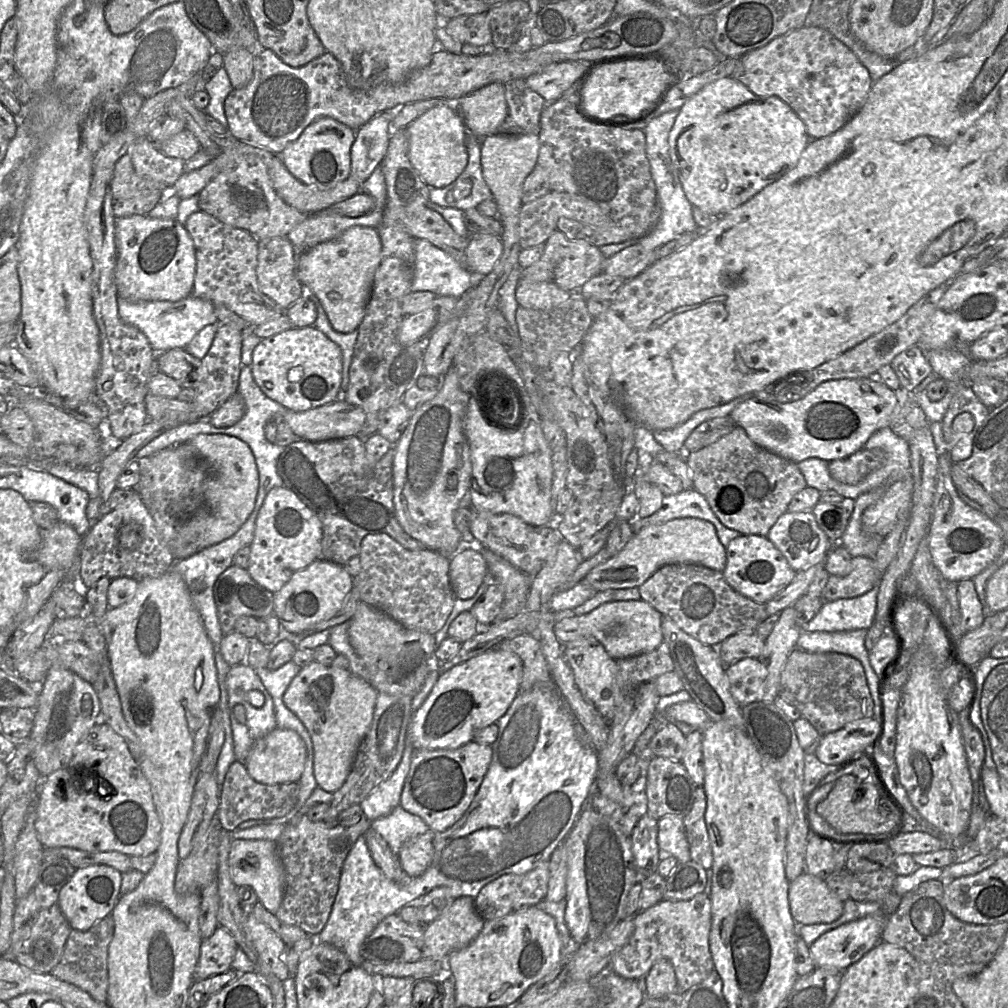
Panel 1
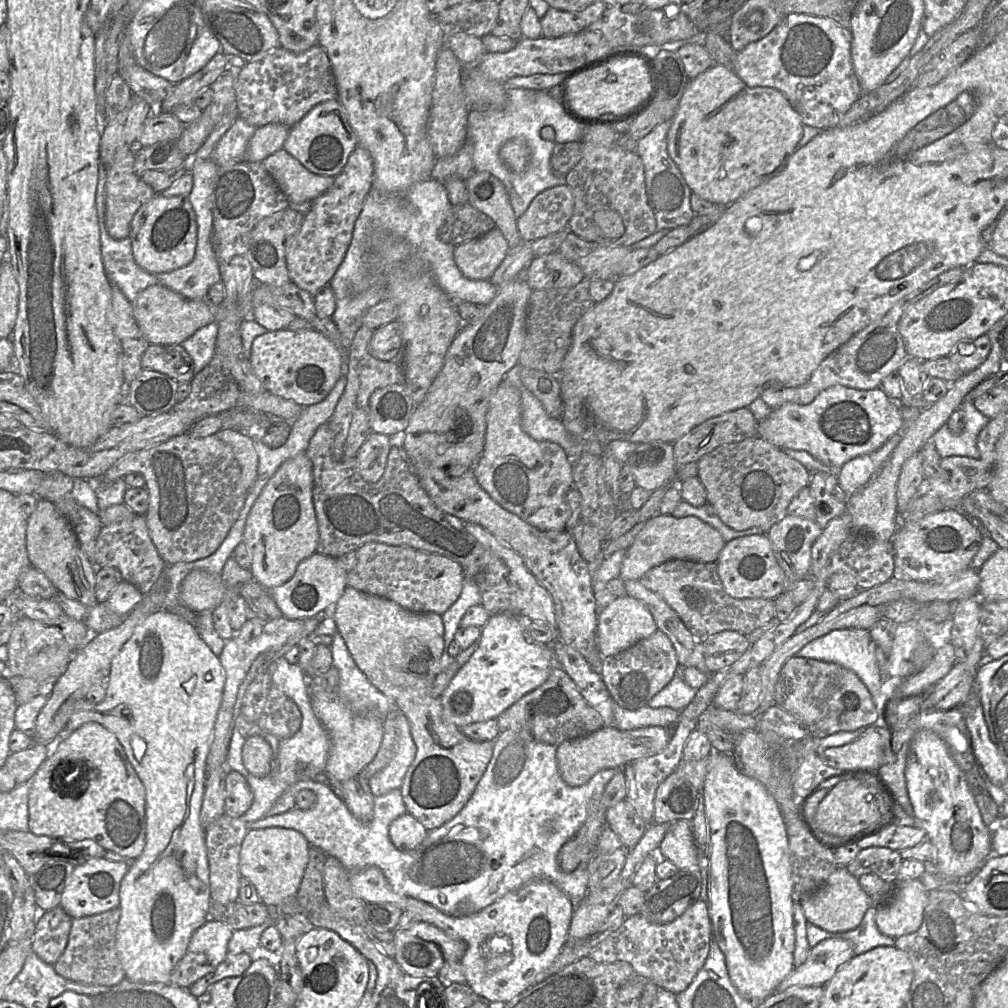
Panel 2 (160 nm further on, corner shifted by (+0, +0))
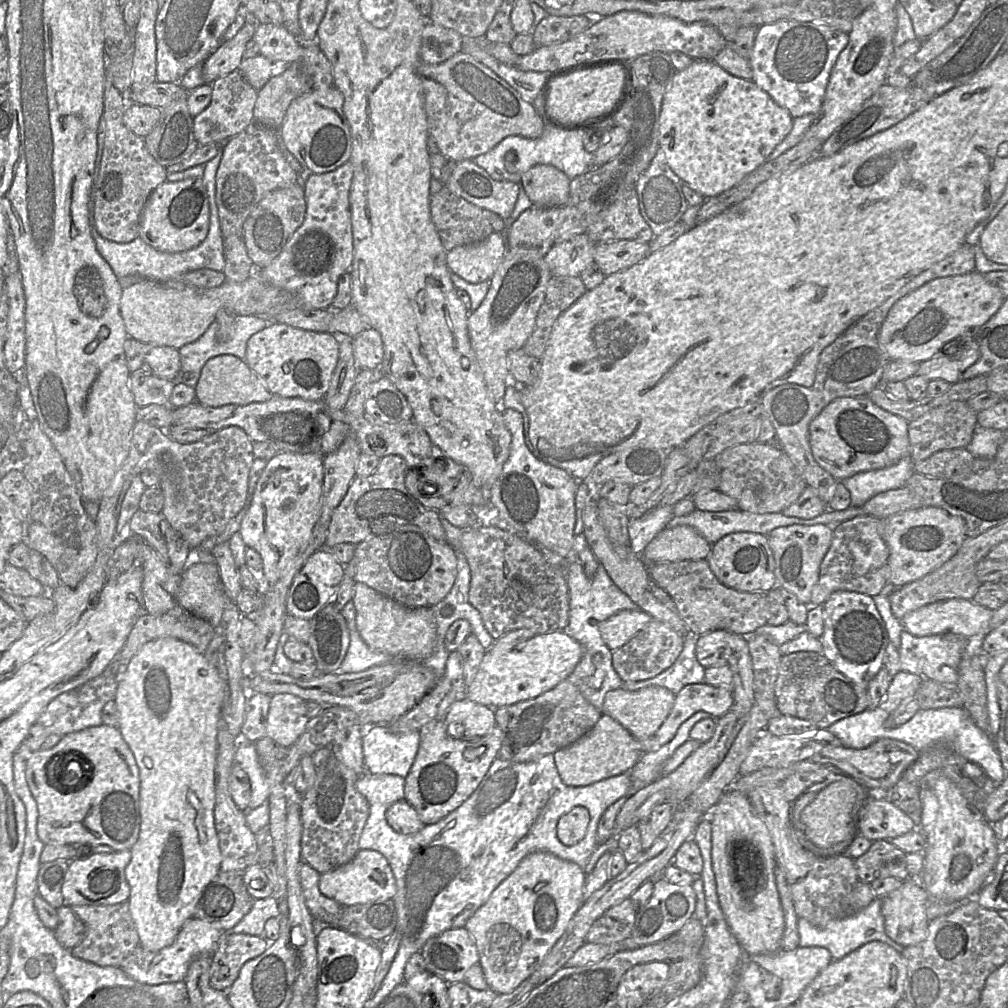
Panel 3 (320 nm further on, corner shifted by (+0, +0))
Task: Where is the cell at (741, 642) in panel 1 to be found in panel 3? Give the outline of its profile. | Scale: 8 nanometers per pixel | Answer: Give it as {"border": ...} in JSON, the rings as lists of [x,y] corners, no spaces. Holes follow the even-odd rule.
{"border":[[[714,630],[698,636],[696,658],[704,667],[729,665],[728,630]]]}

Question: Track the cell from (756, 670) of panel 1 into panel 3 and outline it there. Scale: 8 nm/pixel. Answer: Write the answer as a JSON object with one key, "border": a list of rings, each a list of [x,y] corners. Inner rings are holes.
{"border":[[[706,683],[684,686],[676,694],[674,705],[659,727],[648,739],[638,740],[642,754],[658,750],[671,741],[680,725],[698,711],[704,711],[718,719],[734,706],[730,688],[715,687]]]}

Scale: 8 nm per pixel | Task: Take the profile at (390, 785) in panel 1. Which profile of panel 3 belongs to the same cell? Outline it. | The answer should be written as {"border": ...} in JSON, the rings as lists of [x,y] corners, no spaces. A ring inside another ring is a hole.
{"border":[[[388,725],[368,727],[362,736],[365,771],[405,778],[415,760],[419,745],[418,731],[395,734]]]}

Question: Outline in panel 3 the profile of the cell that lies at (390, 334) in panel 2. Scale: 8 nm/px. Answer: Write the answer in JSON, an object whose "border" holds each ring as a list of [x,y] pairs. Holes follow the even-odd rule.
{"border":[[[367,328],[352,338],[354,358],[360,369],[375,369],[384,356],[383,341],[374,328]]]}

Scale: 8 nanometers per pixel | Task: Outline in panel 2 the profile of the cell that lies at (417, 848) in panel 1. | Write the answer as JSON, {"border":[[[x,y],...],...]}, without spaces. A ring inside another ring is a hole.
{"border":[[[410,813],[398,817],[389,827],[389,836],[393,845],[400,851],[417,848],[428,835],[428,830]]]}

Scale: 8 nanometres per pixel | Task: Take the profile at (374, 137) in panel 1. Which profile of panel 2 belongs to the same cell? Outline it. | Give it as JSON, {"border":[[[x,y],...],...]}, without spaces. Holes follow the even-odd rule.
{"border":[[[357,145],[348,157],[341,172],[334,177],[331,187],[323,194],[311,201],[310,210],[304,215],[303,222],[298,232],[289,242],[286,252],[286,266],[290,280],[299,288],[315,296],[331,279],[341,265],[352,238],[352,232],[366,196],[372,188],[374,164],[370,153],[362,146]]]}

